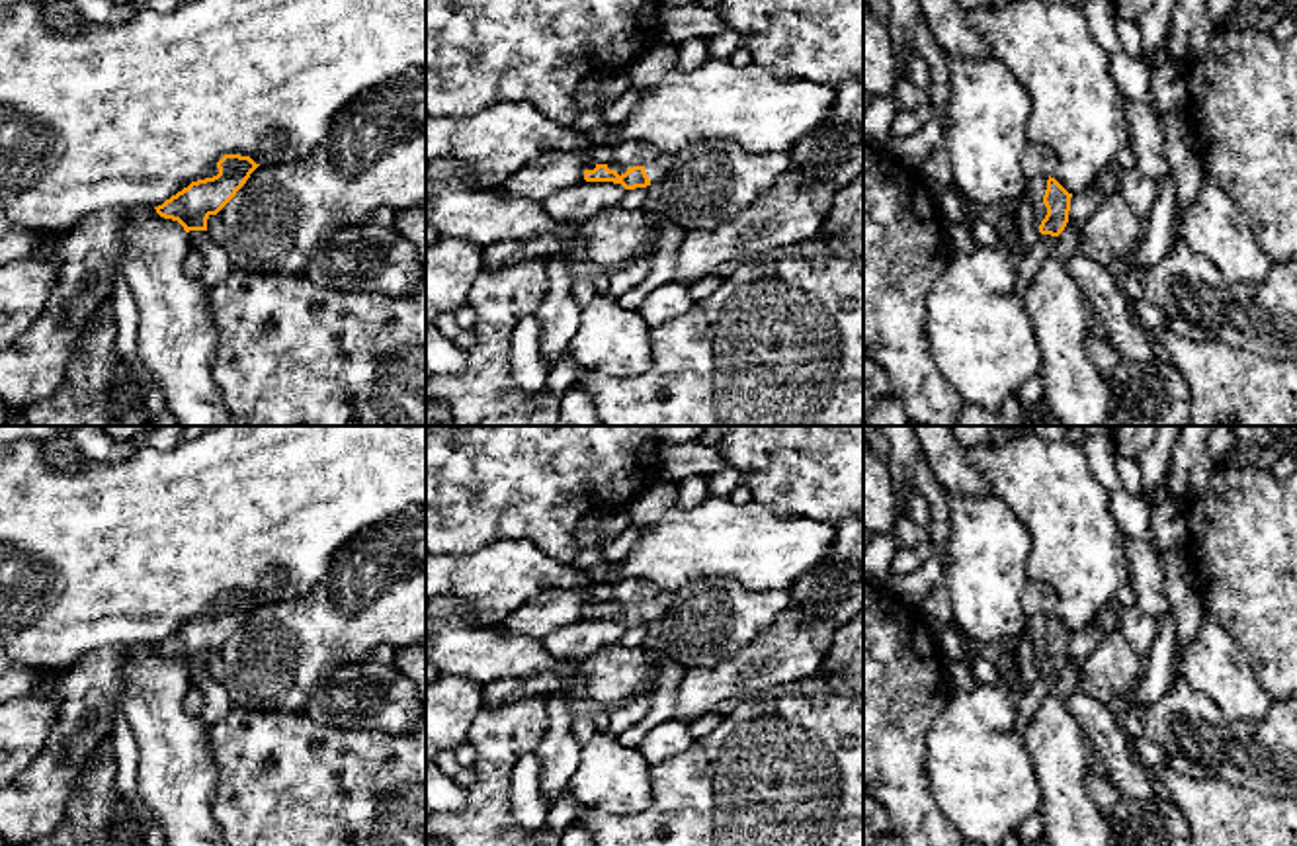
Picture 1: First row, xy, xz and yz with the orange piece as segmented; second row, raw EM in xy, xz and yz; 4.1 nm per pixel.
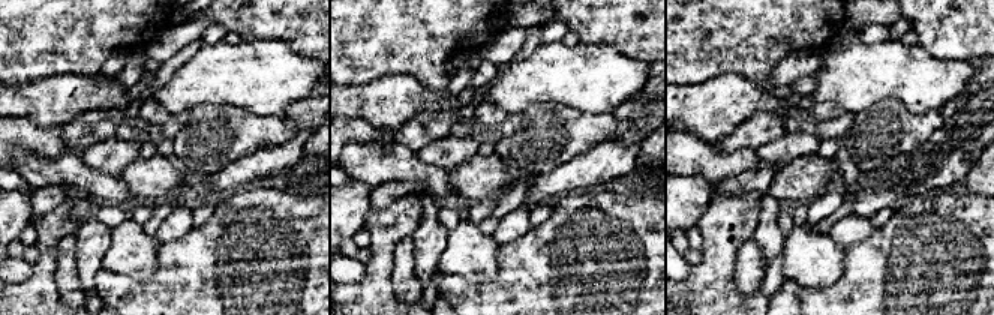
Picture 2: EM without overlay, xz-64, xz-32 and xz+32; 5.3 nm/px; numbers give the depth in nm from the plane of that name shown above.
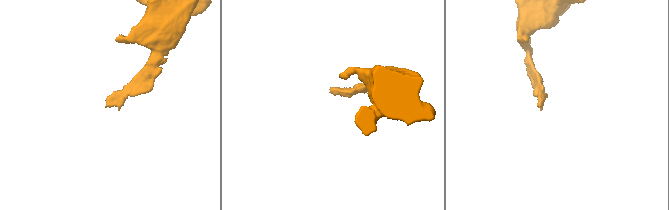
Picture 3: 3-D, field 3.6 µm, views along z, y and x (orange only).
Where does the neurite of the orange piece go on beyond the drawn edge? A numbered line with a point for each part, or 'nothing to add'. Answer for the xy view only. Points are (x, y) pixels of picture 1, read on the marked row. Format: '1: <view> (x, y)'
nothing to add

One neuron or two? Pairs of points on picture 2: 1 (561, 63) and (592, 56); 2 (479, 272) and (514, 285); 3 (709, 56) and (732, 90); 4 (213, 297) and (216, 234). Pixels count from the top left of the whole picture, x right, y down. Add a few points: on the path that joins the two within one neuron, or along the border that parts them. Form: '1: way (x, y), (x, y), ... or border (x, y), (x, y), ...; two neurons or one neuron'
1: way (568, 63), (585, 63); one neuron
2: border (499, 245), (492, 278), (470, 282), (459, 276); two neurons
3: border (702, 80), (723, 74), (742, 74), (754, 83); two neurons
4: way (213, 282), (216, 249); one neuron

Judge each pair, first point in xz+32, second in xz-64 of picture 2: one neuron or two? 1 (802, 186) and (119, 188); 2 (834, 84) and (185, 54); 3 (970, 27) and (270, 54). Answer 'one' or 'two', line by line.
1: two
2: two
3: two

